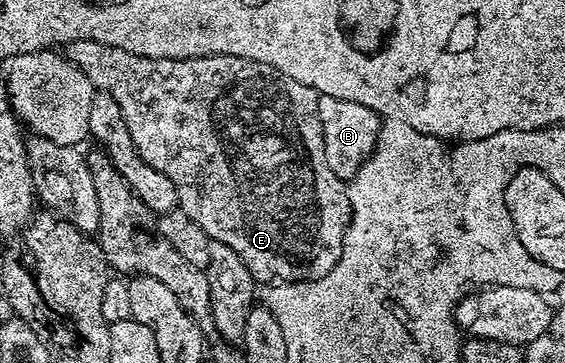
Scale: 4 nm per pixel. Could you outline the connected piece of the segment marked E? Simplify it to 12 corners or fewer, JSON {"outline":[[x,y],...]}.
{"outline":[[61,54],[256,283],[351,223],[321,95],[224,54]]}

